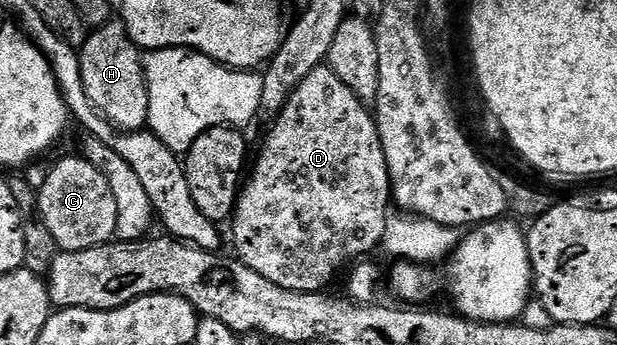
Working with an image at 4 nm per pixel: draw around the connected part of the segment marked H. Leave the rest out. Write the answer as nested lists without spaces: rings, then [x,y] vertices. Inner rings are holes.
[[[112,21],[103,27],[94,28],[88,34],[79,51],[81,61],[81,79],[85,81],[85,93],[100,115],[104,115],[120,131],[141,131],[147,127],[149,117],[149,89],[147,73],[143,70],[144,56],[141,49],[132,41],[131,34],[122,22]]]

